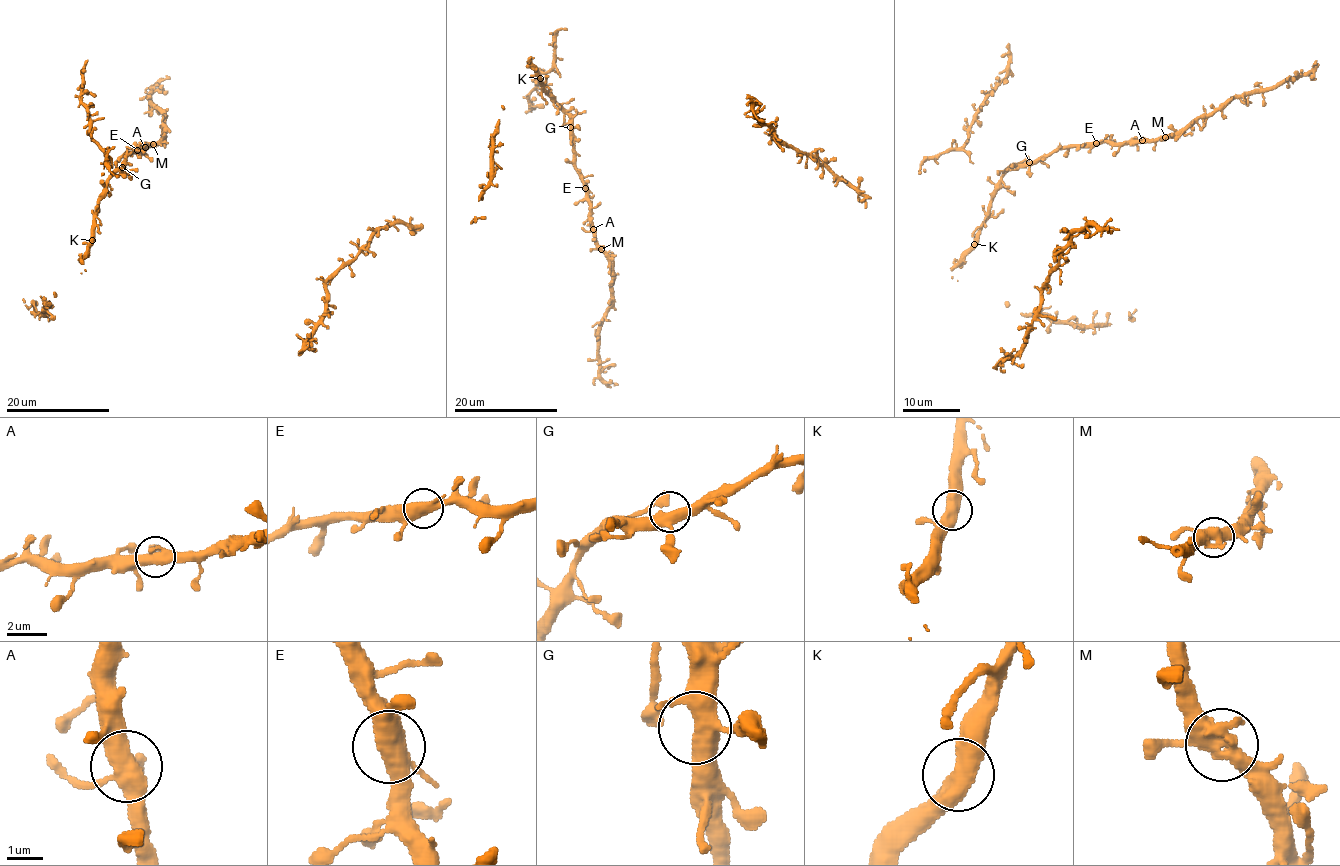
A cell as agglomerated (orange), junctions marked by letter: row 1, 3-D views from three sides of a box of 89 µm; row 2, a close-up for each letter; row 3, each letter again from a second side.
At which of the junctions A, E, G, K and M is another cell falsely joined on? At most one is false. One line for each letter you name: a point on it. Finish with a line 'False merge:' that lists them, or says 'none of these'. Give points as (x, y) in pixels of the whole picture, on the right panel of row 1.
False merge: none of these

